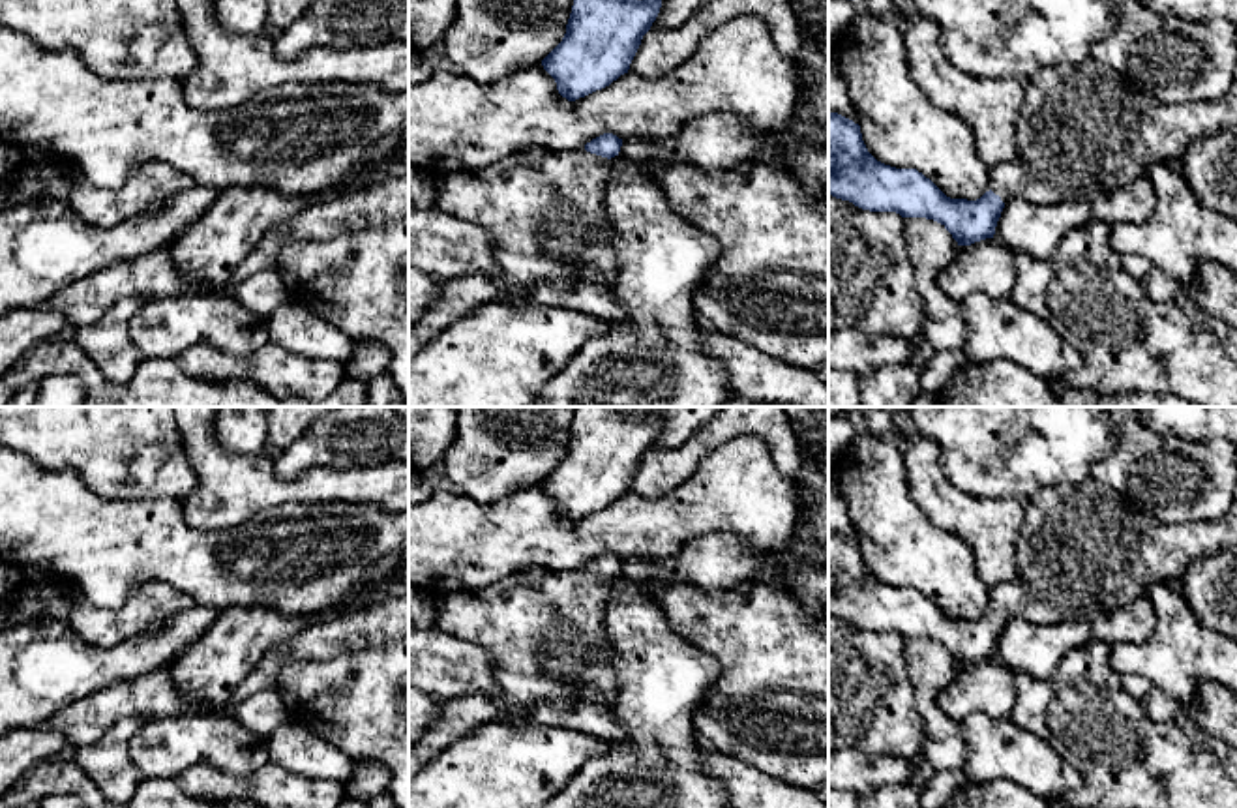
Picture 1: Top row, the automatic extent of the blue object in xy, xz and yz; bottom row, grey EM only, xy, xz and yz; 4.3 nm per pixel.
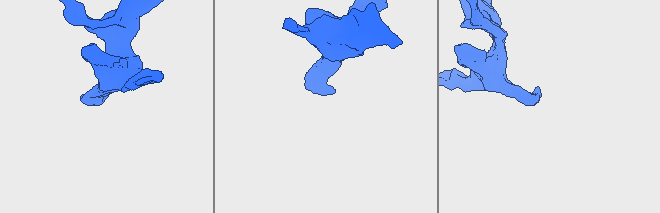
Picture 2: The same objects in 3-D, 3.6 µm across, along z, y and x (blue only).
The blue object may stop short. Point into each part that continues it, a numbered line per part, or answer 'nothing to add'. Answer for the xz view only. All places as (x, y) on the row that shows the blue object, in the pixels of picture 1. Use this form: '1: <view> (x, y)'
1: xz (548, 222)

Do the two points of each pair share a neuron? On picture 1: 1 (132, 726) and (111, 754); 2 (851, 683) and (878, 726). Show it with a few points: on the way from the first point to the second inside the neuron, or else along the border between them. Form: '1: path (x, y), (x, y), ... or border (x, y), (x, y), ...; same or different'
1: path (124, 733), (113, 747); same
2: path (859, 694), (878, 715); same

